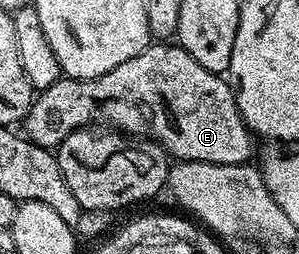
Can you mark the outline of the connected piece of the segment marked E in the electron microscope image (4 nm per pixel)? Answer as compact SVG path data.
M152 44L145 48L145 52L141 52L141 56L133 56L133 60L117 64L117 68L113 68L113 72L105 72L105 76L64 76L49 88L38 91L25 119L25 136L38 146L58 148L65 136L96 124L103 128L114 128L128 136L142 136L157 142L172 159L185 162L241 166L252 161L257 143L256 135L247 127L246 120L237 108L232 83L226 77L209 72L209 68L201 68L201 64L197 64L197 60L193 60L193 56L189 56L189 52L185 52L178 44Z

